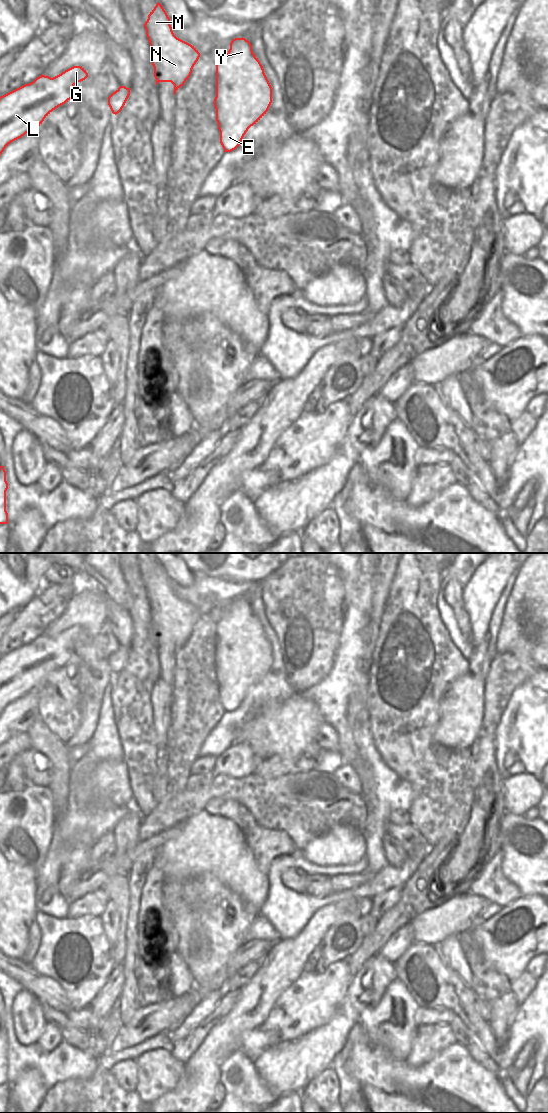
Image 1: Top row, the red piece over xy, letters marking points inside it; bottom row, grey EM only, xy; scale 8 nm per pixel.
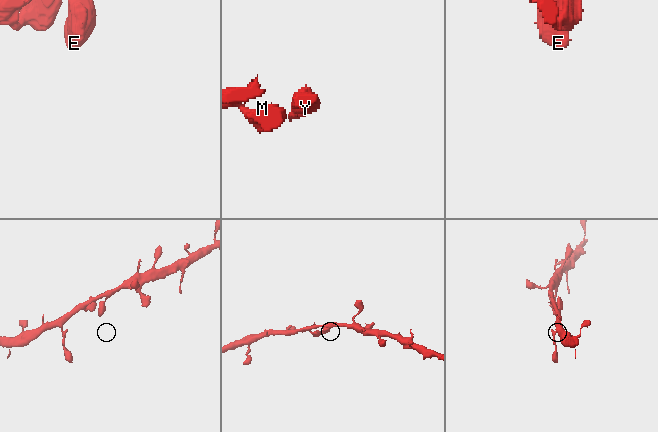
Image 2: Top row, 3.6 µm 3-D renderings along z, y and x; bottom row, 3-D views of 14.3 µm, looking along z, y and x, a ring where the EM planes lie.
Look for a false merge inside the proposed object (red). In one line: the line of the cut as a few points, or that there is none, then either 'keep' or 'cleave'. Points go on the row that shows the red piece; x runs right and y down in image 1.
no cut | keep

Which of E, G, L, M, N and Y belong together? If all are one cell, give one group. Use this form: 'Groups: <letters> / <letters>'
Groups: E G L M N Y

